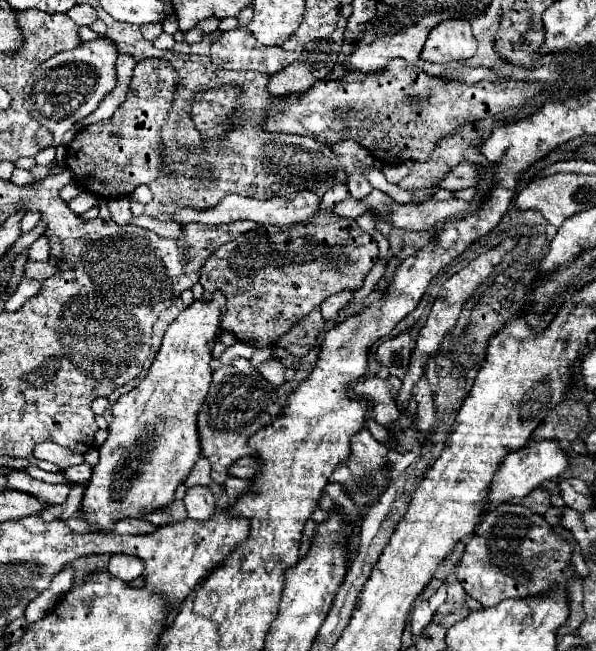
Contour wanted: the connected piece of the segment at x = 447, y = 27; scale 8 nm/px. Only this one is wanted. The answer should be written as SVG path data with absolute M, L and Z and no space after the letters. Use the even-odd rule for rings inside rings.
M455 19L455 21L445 21L445 25L437 25L437 29L429 33L429 41L425 41L421 59L445 65L451 61L471 59L475 51L477 51L477 41L471 33L471 25L467 21Z

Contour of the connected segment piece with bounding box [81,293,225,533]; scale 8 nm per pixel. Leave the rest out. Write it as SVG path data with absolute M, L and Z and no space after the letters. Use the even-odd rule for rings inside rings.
M217 293L213 301L197 301L189 305L181 315L169 325L163 345L143 381L129 393L121 395L113 405L113 421L109 425L109 437L99 447L99 463L87 481L81 513L93 531L113 531L113 525L129 517L145 517L159 509L169 507L175 501L177 485L185 483L191 467L199 459L201 445L197 437L197 413L207 397L211 385L211 347L219 335L221 313L225 313L225 295Z

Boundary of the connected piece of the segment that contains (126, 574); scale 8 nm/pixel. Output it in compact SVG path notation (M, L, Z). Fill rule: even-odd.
M111 555L109 561L109 573L121 581L133 581L143 573L143 561L139 557L131 557L131 555Z

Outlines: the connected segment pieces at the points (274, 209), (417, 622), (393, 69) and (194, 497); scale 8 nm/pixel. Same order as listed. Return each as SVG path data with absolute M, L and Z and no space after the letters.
M299 191L299 193L291 193L285 197L271 197L265 201L259 199L251 199L251 197L241 197L241 195L225 195L223 201L213 207L213 209L205 209L205 211L195 211L195 209L183 209L175 215L175 221L185 225L191 221L201 221L201 223L209 223L209 225L221 225L221 223L233 223L233 221L255 221L259 225L277 225L277 227L291 227L291 225L305 225L311 221L313 213L317 213L321 203L321 197L317 197L311 191Z
M427 601L417 603L411 611L411 633L419 635L425 629L425 625L429 625L431 619L433 619L433 611L429 609L429 603Z
M403 59L389 61L383 69L377 73L359 73L351 71L339 81L319 81L313 85L307 93L293 95L293 97L281 97L275 99L275 107L281 111L275 111L271 119L267 121L267 131L279 131L279 133L295 133L303 137L311 137L321 145L333 145L343 139L353 139L359 145L363 145L375 159L379 159L385 165L399 165L405 161L429 161L435 145L447 137L455 135L463 125L479 119L493 117L495 113L501 113L509 107L519 107L527 97L533 97L539 93L541 83L521 83L521 81L479 81L475 85L463 85L459 81L443 81L441 77L427 75L419 65L411 65Z
M189 487L185 495L185 507L189 513L189 519L193 521L209 521L215 513L215 499L209 491L209 487Z

